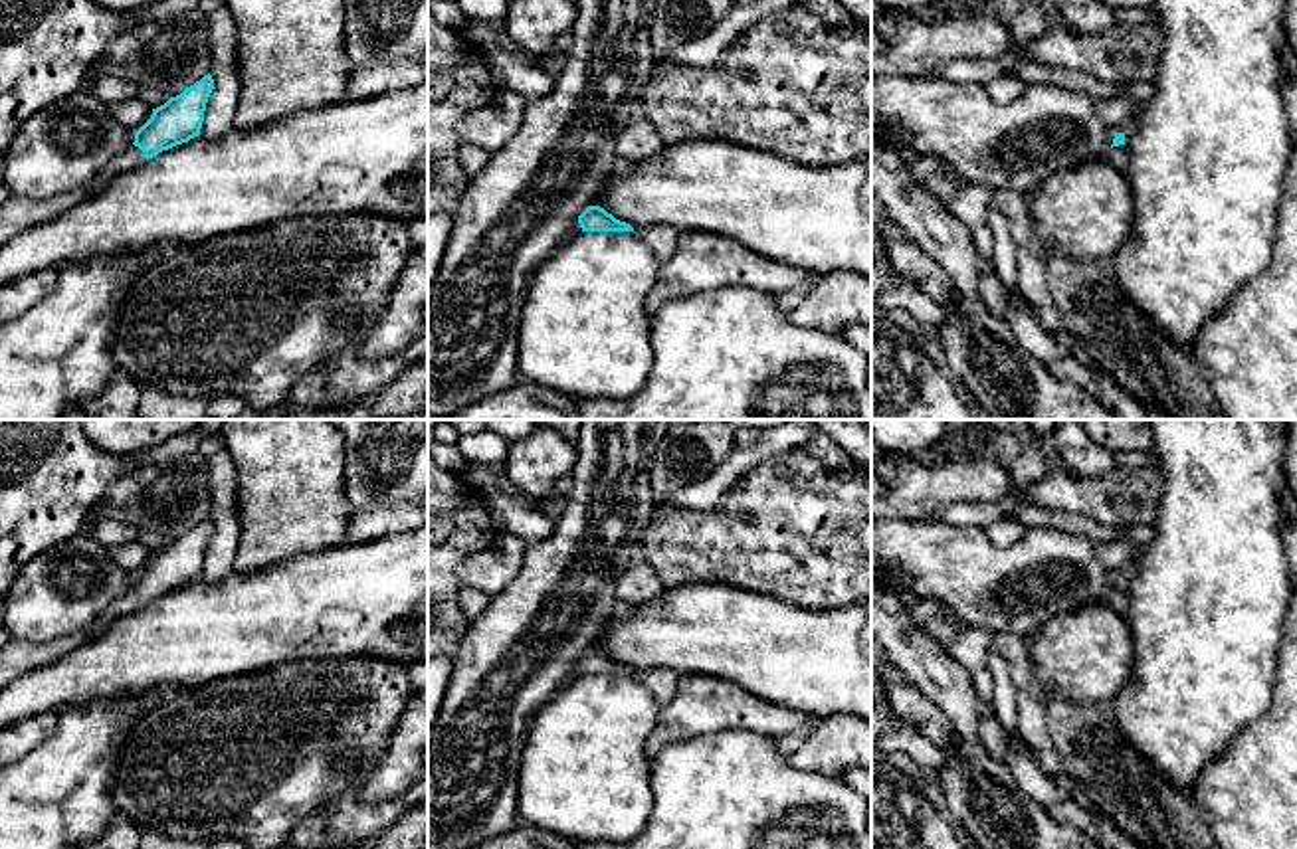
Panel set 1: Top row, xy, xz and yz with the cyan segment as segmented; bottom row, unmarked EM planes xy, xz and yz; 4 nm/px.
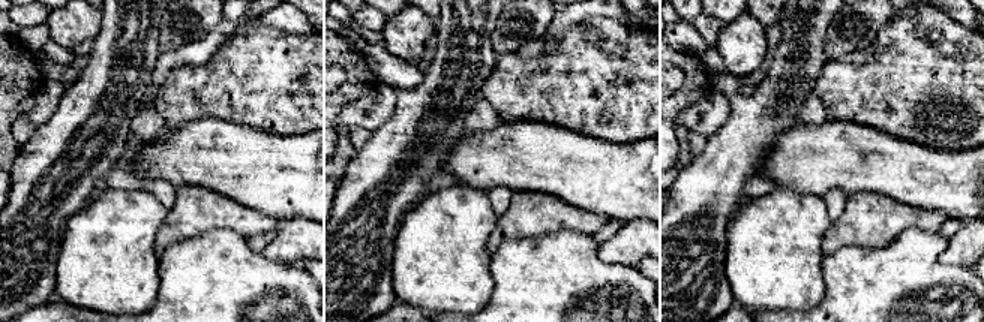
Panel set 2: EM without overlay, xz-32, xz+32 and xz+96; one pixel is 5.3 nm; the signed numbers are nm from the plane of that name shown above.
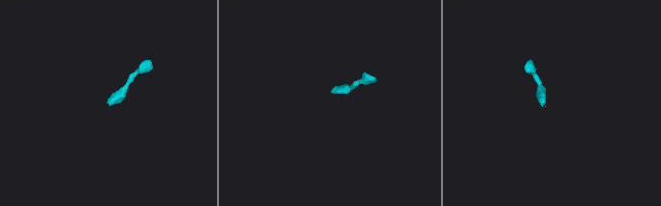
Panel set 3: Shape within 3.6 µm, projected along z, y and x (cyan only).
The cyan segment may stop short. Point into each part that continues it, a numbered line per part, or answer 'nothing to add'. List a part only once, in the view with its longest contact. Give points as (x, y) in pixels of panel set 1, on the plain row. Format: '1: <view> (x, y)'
1: xy (133, 600)

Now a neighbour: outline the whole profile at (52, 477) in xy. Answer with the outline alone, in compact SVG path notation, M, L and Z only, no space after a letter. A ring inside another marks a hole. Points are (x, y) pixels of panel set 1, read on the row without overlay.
M0 420L0 598L8 594L20 570L36 560L40 554L50 552L53 546L65 542L87 530L95 517L95 509L105 497L105 491L129 469L137 467L131 455L115 455L97 449L83 431L83 420Z

